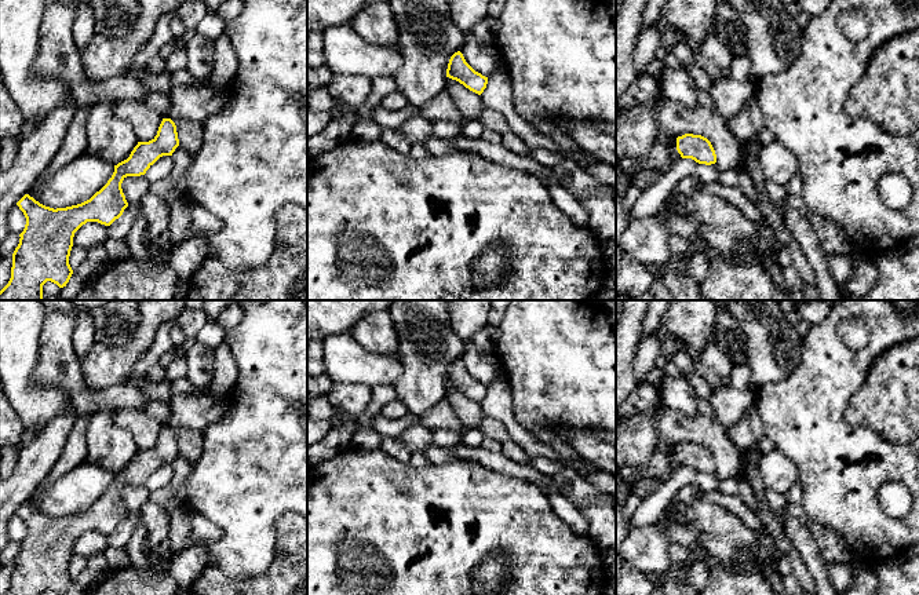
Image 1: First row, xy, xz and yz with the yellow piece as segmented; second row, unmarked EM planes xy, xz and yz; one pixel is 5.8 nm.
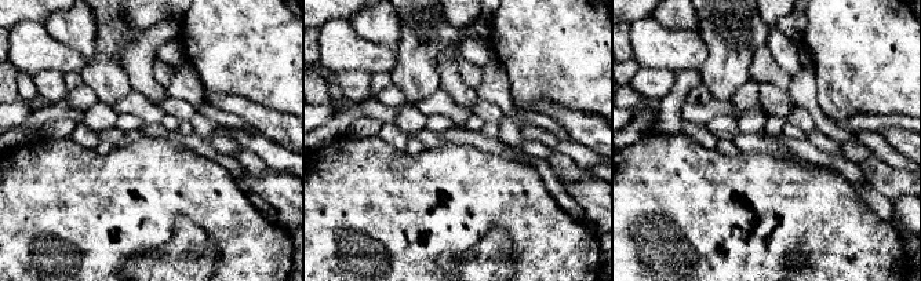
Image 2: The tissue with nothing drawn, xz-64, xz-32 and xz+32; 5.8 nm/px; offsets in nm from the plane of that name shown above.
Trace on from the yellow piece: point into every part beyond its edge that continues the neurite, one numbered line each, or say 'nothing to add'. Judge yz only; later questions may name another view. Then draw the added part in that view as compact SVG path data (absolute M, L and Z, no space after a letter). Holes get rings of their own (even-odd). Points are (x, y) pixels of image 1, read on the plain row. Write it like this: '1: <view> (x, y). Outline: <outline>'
nothing to add

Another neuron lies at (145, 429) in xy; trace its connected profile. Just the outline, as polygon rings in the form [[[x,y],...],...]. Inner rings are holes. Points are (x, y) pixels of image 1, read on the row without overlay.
[[[114,409],[114,421],[132,435],[138,450],[149,450],[157,443],[161,423],[141,409]]]

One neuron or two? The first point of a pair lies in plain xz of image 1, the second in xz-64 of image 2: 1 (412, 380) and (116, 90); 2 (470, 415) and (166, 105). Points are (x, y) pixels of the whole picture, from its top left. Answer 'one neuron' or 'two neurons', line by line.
1: one neuron
2: two neurons

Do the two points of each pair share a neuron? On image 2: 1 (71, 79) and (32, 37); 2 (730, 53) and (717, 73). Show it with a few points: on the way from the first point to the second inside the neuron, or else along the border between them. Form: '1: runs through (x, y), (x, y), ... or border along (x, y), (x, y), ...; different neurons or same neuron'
1: border along (79, 72), (68, 72), (65, 75); different neurons
2: runs through (728, 58), (723, 68); same neuron

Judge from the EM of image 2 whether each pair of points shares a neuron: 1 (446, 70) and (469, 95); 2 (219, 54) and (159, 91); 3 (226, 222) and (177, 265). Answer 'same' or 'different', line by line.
1: same
2: different
3: different

